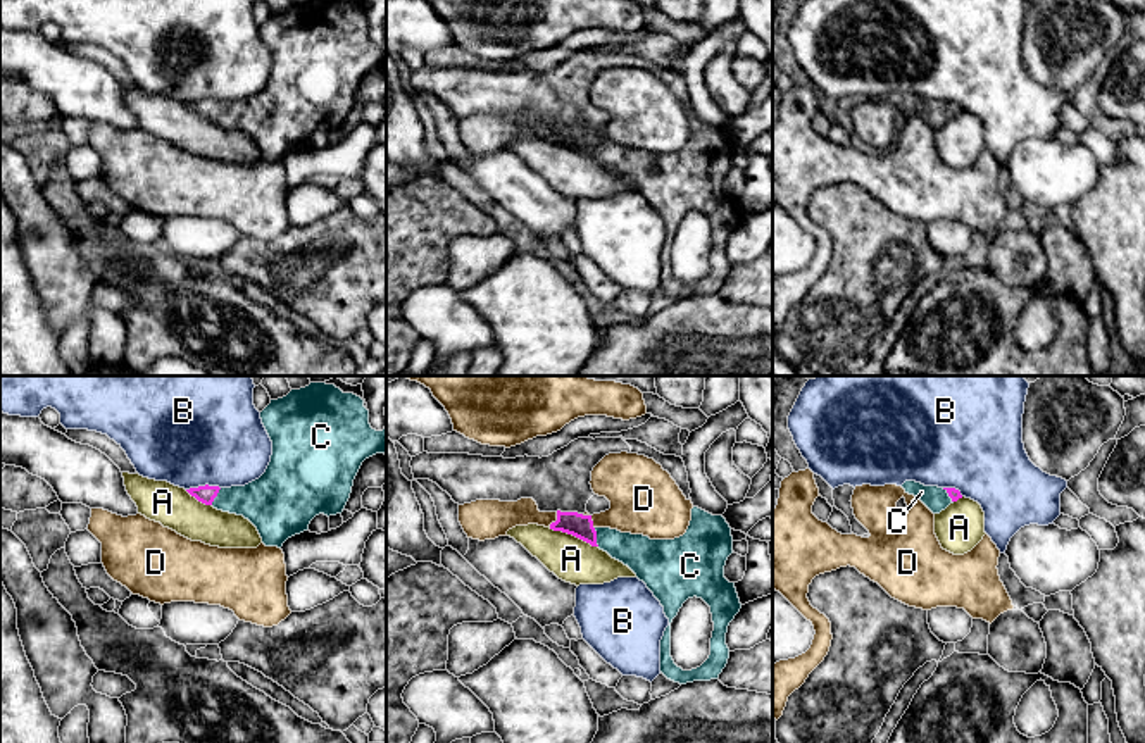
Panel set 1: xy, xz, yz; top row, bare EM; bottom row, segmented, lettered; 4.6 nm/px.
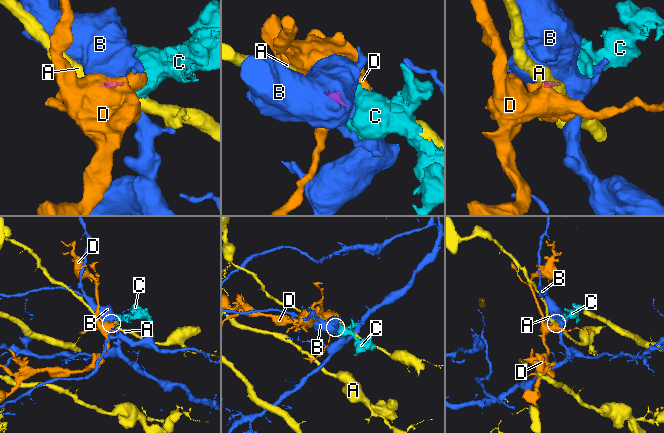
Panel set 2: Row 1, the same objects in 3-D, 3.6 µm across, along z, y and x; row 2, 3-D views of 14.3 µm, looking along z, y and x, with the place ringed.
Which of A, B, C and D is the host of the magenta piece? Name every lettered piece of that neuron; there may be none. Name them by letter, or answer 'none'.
C

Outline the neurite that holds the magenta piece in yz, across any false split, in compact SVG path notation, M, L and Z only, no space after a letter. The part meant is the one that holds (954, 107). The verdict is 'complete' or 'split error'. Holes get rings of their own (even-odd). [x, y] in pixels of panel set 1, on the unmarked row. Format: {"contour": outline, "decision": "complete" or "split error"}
{"contour": "M905 95L902 102L905 107L917 110L933 128L940 128L950 117L962 112L960 105L955 102L924 100L916 95Z", "decision": "split error"}

